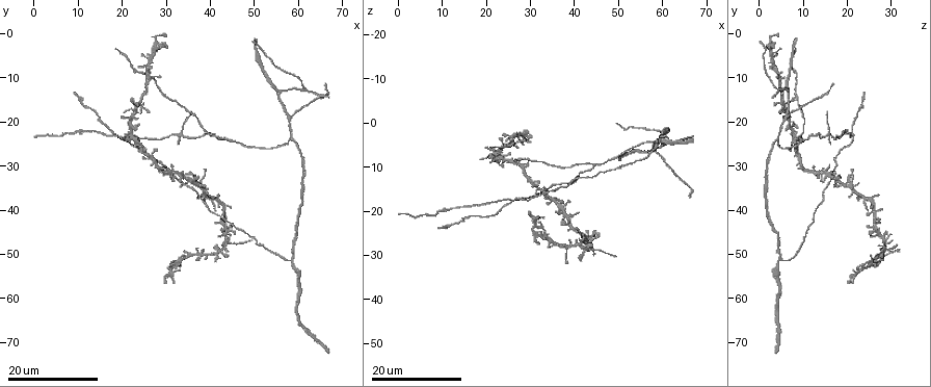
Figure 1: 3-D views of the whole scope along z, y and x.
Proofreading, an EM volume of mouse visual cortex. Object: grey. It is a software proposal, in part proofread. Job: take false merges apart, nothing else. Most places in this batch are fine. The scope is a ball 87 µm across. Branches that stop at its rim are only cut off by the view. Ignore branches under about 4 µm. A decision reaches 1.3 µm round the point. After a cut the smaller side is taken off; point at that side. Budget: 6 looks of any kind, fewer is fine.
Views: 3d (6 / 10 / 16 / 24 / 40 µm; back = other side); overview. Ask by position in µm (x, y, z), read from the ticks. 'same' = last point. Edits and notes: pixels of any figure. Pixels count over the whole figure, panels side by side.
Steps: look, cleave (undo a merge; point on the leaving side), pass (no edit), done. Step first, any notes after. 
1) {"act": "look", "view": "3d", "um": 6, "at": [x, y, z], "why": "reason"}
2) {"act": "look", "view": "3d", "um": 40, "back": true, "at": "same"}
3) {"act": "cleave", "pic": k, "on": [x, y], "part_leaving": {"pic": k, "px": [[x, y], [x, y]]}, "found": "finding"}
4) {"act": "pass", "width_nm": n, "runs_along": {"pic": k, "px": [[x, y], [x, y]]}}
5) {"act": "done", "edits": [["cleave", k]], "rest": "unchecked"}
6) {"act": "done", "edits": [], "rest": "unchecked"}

{"act": "look", "view": "3d", "um": 16, "at": [61.5, 12.0, 4.5], "why": "small branch off a trunk"}

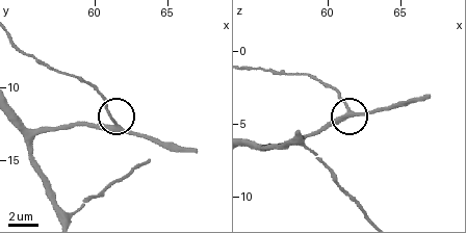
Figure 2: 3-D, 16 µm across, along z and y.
{"act": "look", "view": "3d", "um": 10, "at": [61.4, 12.4, 4.0]}

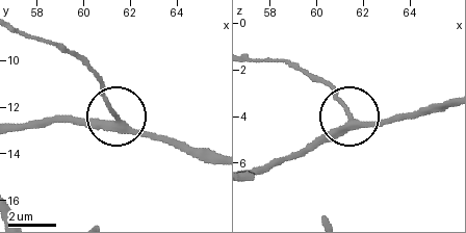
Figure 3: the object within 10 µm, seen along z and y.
{"act": "pass", "side_arm_um": 6, "runs_along": {"pic": 3, "px": [[19, 131], [60, 120], [120, 115], [165, 141]]}, "found": "one neuron here"}

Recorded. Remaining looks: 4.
{"act": "look", "view": "3d", "um": 24, "at": [58.5, 24.5, 4.0], "why": "three-way junction"}

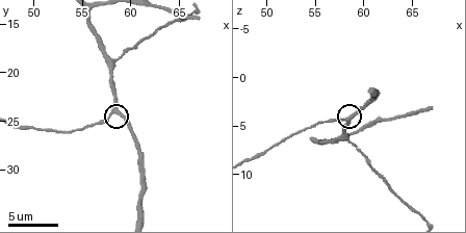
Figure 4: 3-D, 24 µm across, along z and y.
{"act": "look", "view": "3d", "um": 6, "at": [58.0, 24.0, 4.4]}

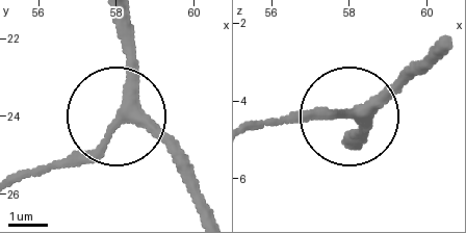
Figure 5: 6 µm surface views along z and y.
{"act": "pass", "arms": 3, "runs_along": {"pic": 5, "px": [[208, 208], [185, 169], [119, 115], [125, 22]]}, "found": "one neuron here"}

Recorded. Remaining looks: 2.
{"act": "look", "view": "3d", "um": 16, "at": [58.0, 18.8, 6.4]}

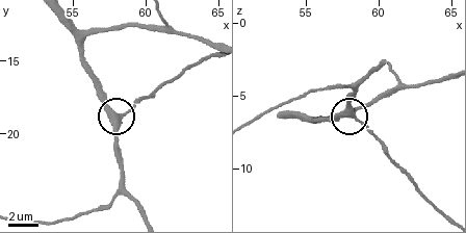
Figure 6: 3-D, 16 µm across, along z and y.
{"act": "look", "view": "3d", "um": 16, "back": true, "at": [58.2, 18.8, 6.4], "why": "from behind"}

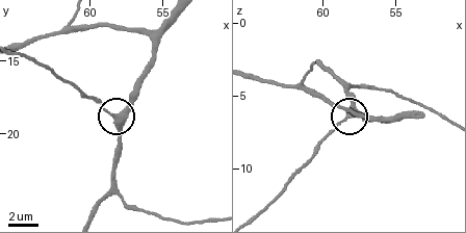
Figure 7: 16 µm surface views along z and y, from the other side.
{"act": "pass", "arms": 3, "runs_along": {"pic": 7, "px": [[89, 215], [110, 185], [120, 148], [118, 119], [91, 97]]}, "found": "continuous, no second neuron"}

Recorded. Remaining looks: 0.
{"act": "done", "edits": [], "rest": "unchecked"}

